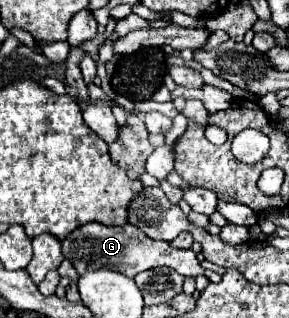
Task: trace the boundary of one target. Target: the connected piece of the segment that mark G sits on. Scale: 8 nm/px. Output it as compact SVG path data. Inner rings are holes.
M91 222L85 226L79 226L73 230L67 238L61 240L65 258L75 266L79 274L87 270L99 270L99 268L111 268L119 270L121 274L133 278L143 270L151 270L157 266L167 266L179 272L181 276L201 276L205 270L201 268L197 256L193 250L179 250L163 240L151 240L147 238L137 226L125 224L125 226L103 226L99 222Z

